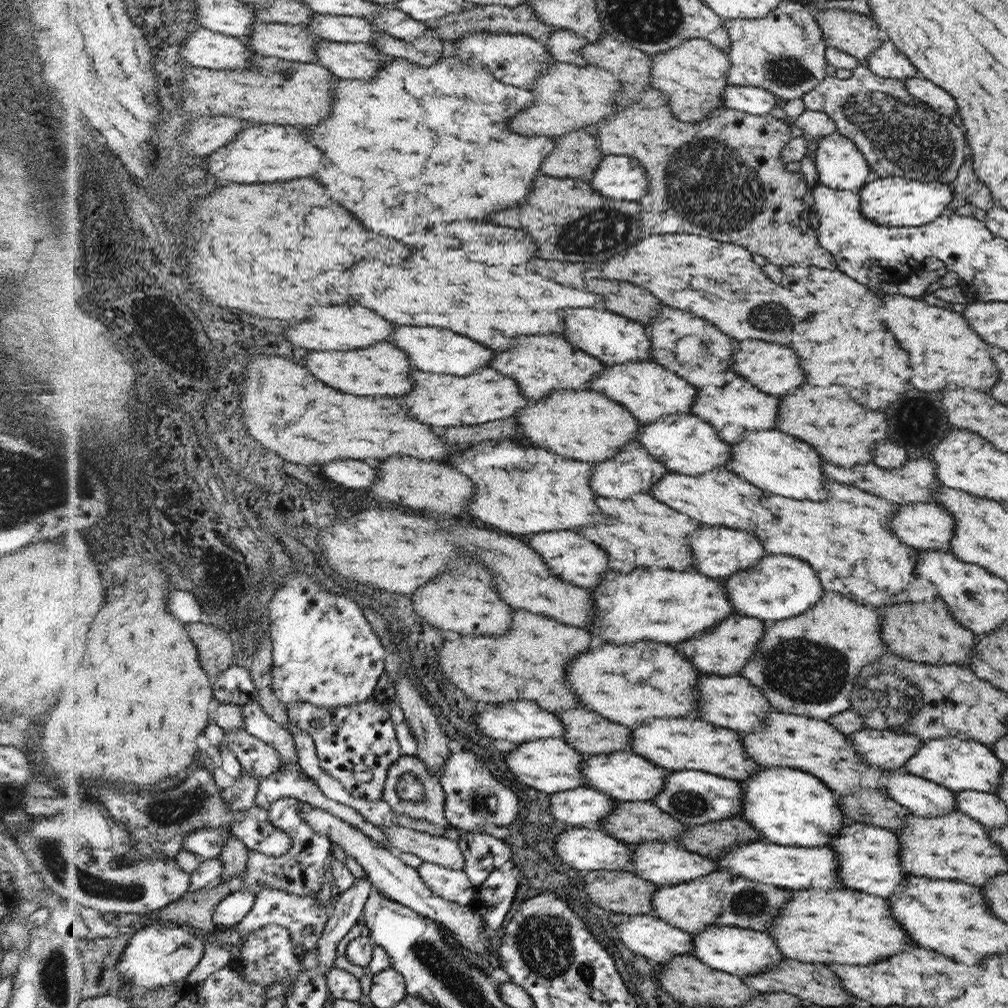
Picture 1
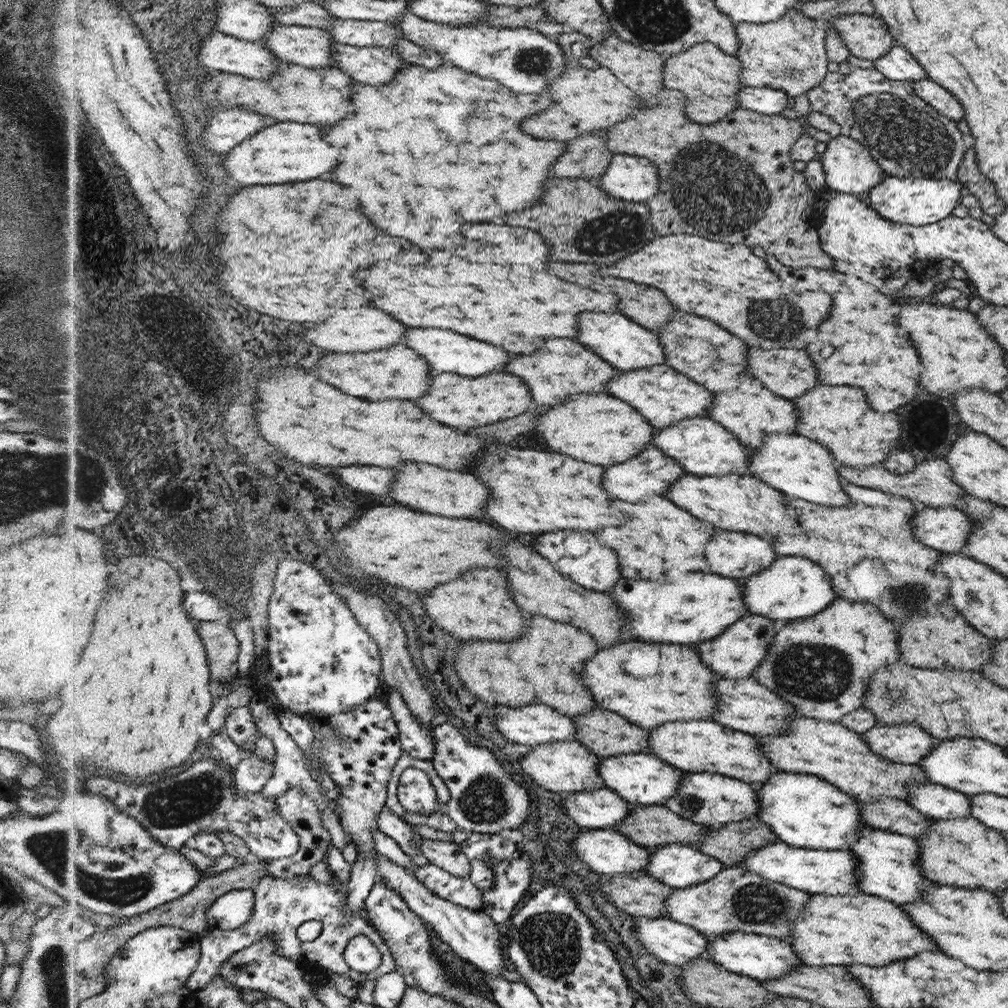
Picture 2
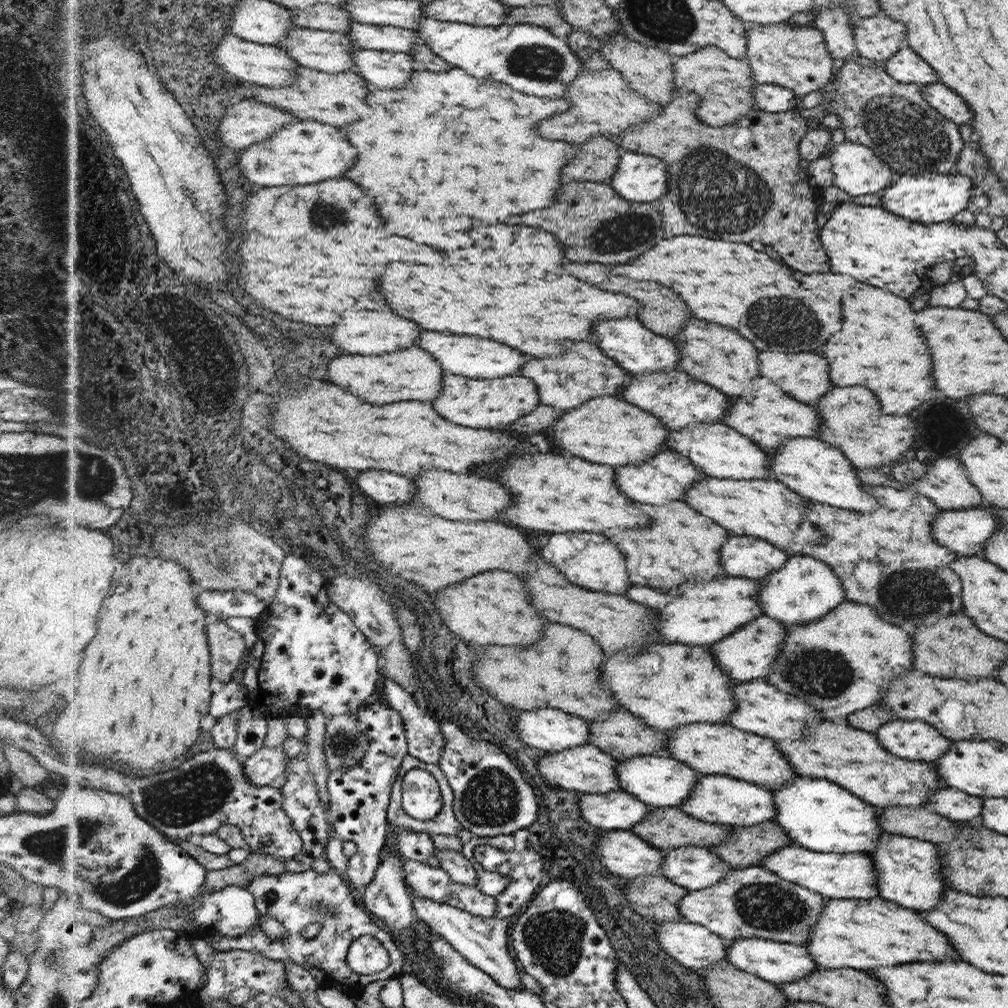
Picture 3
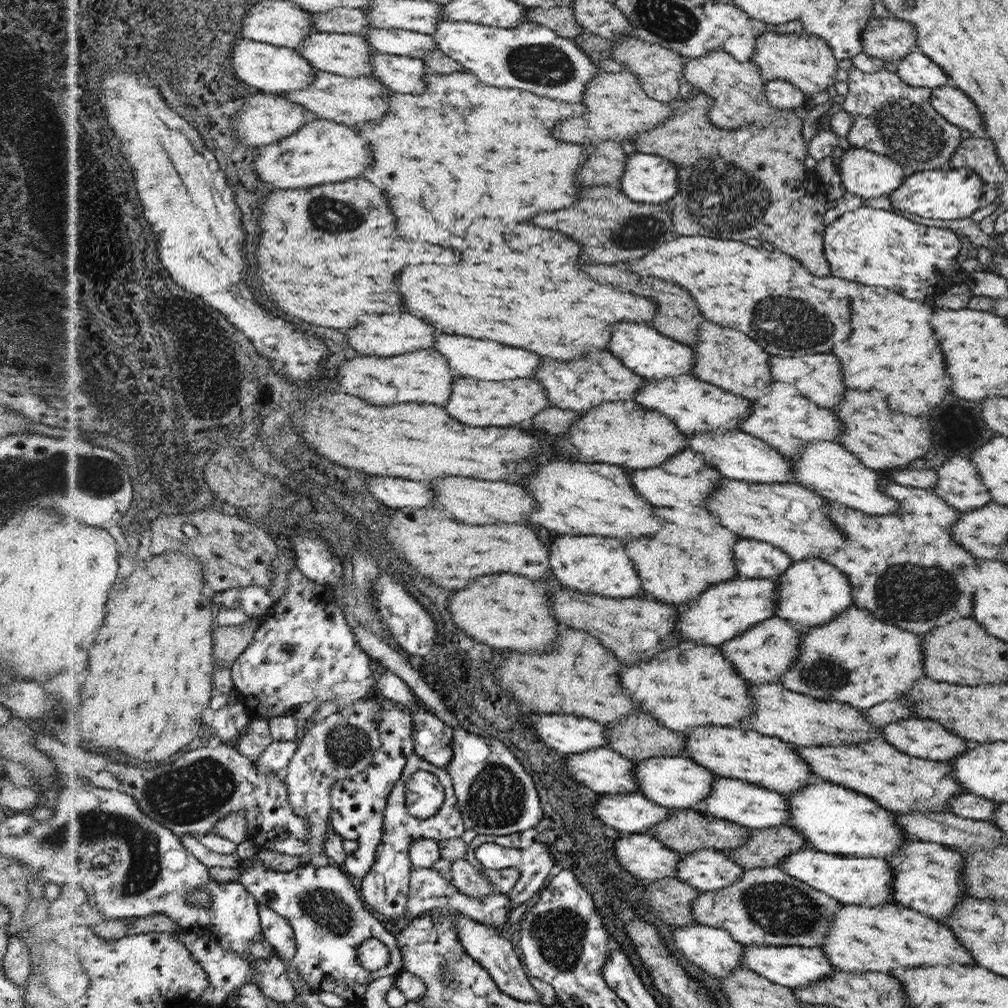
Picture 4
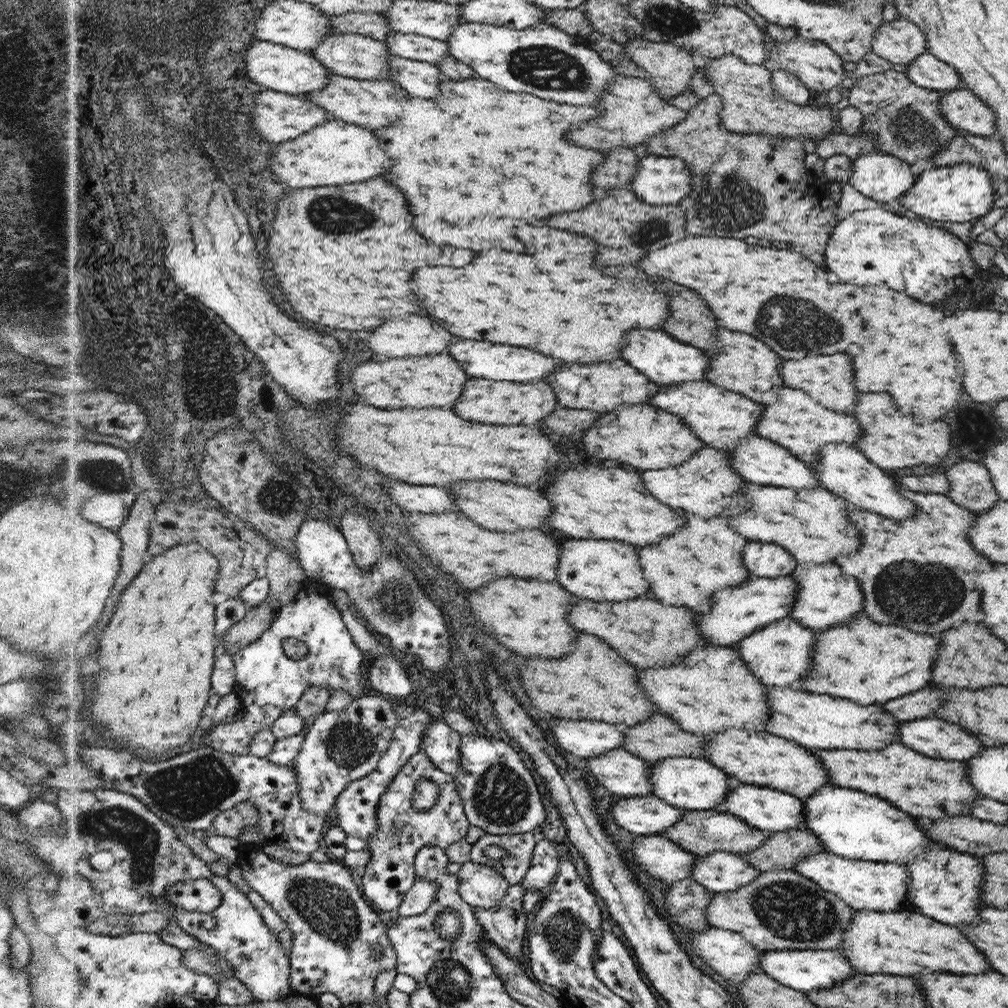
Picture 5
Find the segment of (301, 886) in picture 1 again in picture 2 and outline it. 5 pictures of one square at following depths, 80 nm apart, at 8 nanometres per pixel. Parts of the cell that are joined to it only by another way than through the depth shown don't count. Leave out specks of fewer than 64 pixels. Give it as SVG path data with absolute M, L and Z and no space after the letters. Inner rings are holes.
M291 788L289 791L282 793L277 801L282 816L285 816L288 822L292 824L292 828L301 836L302 842L299 853L294 856L281 860L267 859L269 862L269 874L267 876L300 882L303 879L298 878L310 876L309 874L312 872L312 868L316 866L316 862L326 861L327 854L332 846L331 834L321 824L321 810L316 806L316 802L301 788Z

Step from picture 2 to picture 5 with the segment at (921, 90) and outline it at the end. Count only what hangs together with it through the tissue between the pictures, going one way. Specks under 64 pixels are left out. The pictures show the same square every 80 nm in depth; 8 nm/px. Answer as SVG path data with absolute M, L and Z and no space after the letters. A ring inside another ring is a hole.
M970 90L940 92L939 110L954 128L979 137L996 137L994 112Z

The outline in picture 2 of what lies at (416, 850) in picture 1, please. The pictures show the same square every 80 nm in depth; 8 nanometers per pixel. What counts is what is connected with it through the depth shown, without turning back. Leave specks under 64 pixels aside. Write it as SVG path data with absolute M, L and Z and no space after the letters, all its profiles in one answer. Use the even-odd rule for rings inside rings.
M421 837L417 840L417 845L421 854L430 863L460 878L469 878L471 873L469 858L462 852L461 846L454 841L432 841Z

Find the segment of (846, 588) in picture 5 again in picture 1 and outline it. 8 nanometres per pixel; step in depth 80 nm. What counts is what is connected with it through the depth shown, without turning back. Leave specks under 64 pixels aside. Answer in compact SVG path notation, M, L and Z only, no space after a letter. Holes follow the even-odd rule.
M780 554L762 556L762 561L756 563L756 566L724 578L722 584L726 588L726 596L732 596L728 600L732 602L736 612L766 622L808 613L812 610L812 606L816 607L820 603L826 591L821 580L816 576L816 571L810 568L808 562Z

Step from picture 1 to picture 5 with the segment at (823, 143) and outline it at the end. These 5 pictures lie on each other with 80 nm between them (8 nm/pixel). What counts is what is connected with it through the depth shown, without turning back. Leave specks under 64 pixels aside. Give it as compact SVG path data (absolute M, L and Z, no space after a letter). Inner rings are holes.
M884 152L860 154L853 160L852 188L876 202L896 202L912 189L916 170L904 159Z

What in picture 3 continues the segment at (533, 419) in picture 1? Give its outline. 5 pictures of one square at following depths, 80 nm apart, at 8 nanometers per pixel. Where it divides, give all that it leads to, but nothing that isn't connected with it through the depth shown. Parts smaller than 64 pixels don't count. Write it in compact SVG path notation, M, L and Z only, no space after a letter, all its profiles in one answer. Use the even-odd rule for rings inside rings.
M600 396L581 404L578 408L571 408L564 413L564 416L560 417L560 420L555 422L555 426L552 434L554 434L556 446L560 446L588 462L602 463L613 467L644 464L647 460L651 460L655 454L666 449L665 442L667 442L670 431L670 428L666 428L665 424L650 411L645 411L634 403L616 396Z

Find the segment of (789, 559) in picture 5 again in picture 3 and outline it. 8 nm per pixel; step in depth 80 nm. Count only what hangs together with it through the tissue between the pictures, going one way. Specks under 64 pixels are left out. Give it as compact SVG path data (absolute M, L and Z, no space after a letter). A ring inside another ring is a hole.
M732 536L720 554L720 566L728 577L760 580L780 571L787 558L786 551L763 539Z

